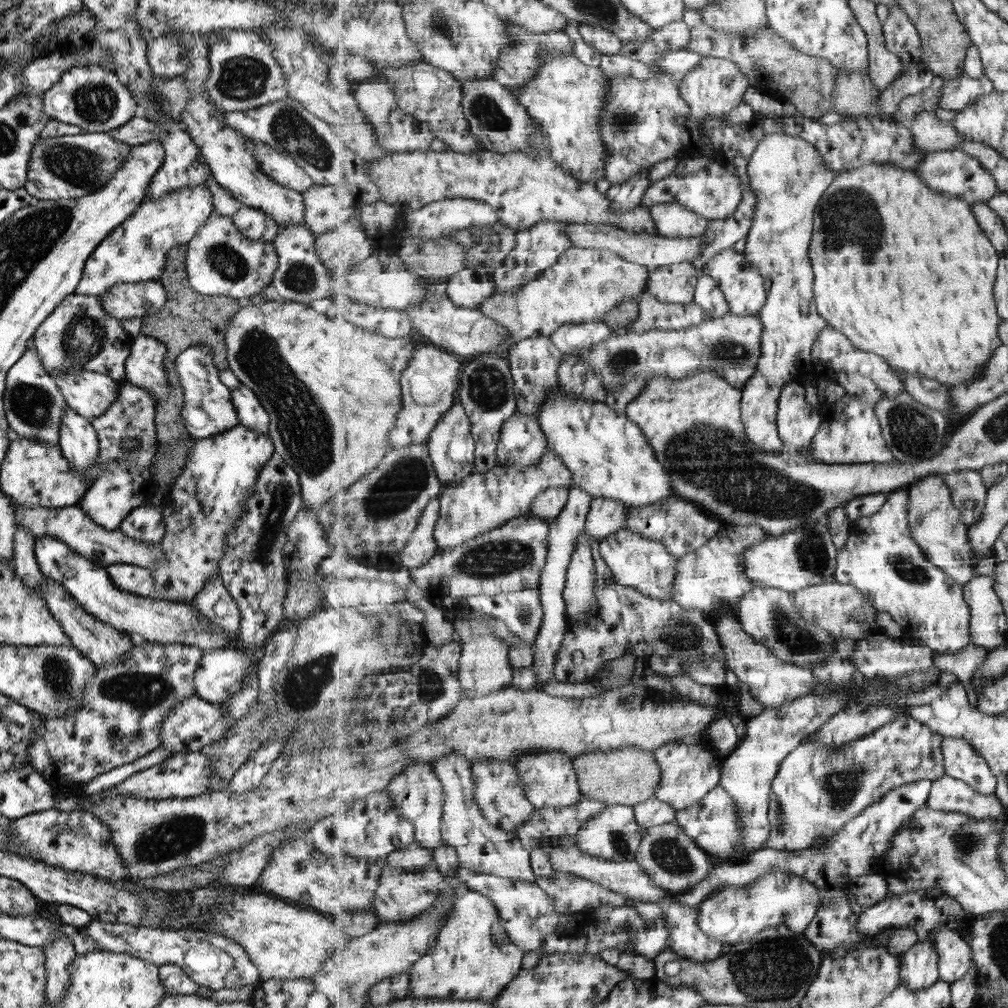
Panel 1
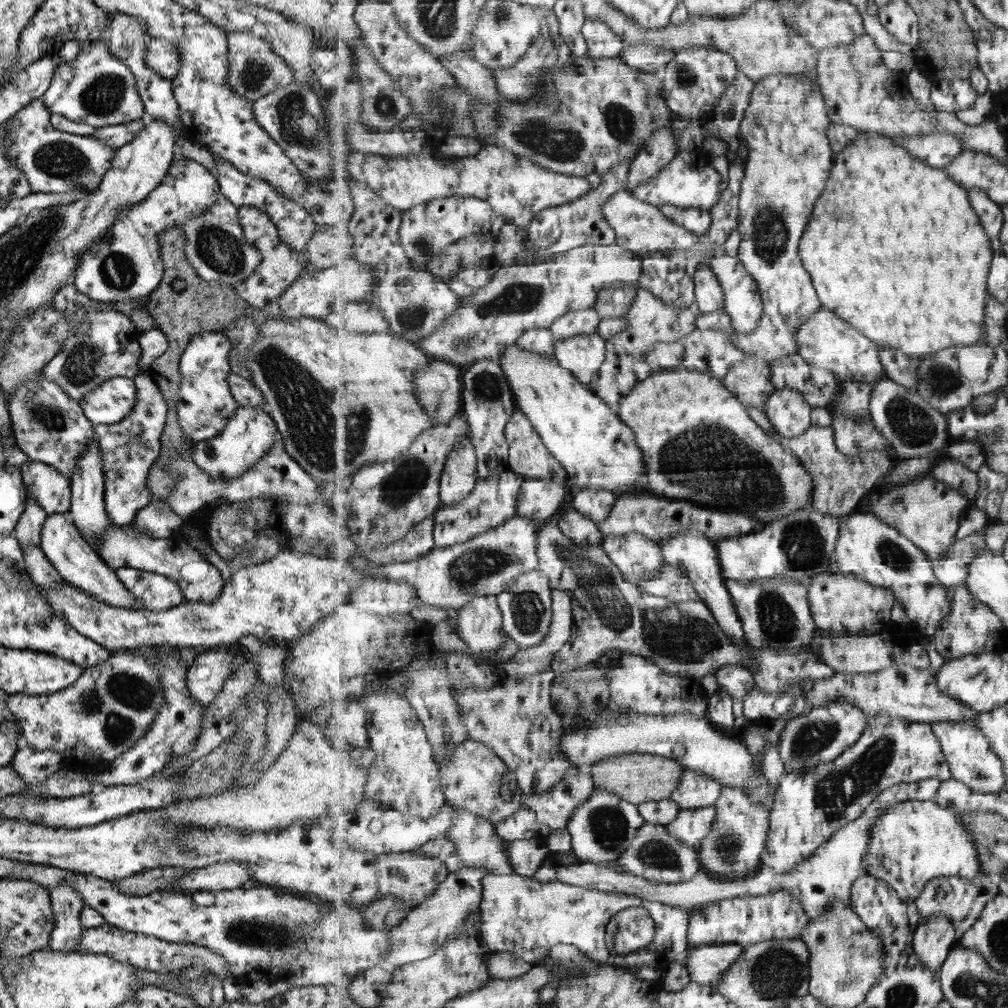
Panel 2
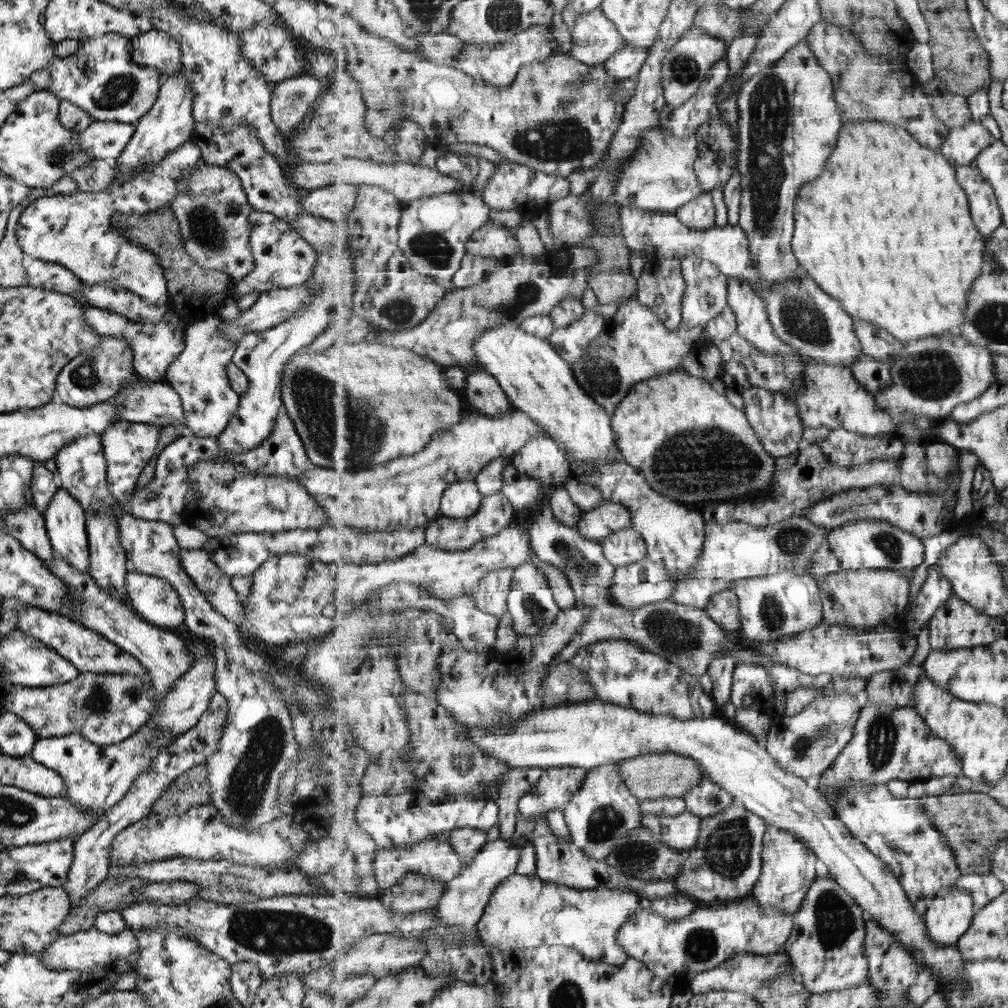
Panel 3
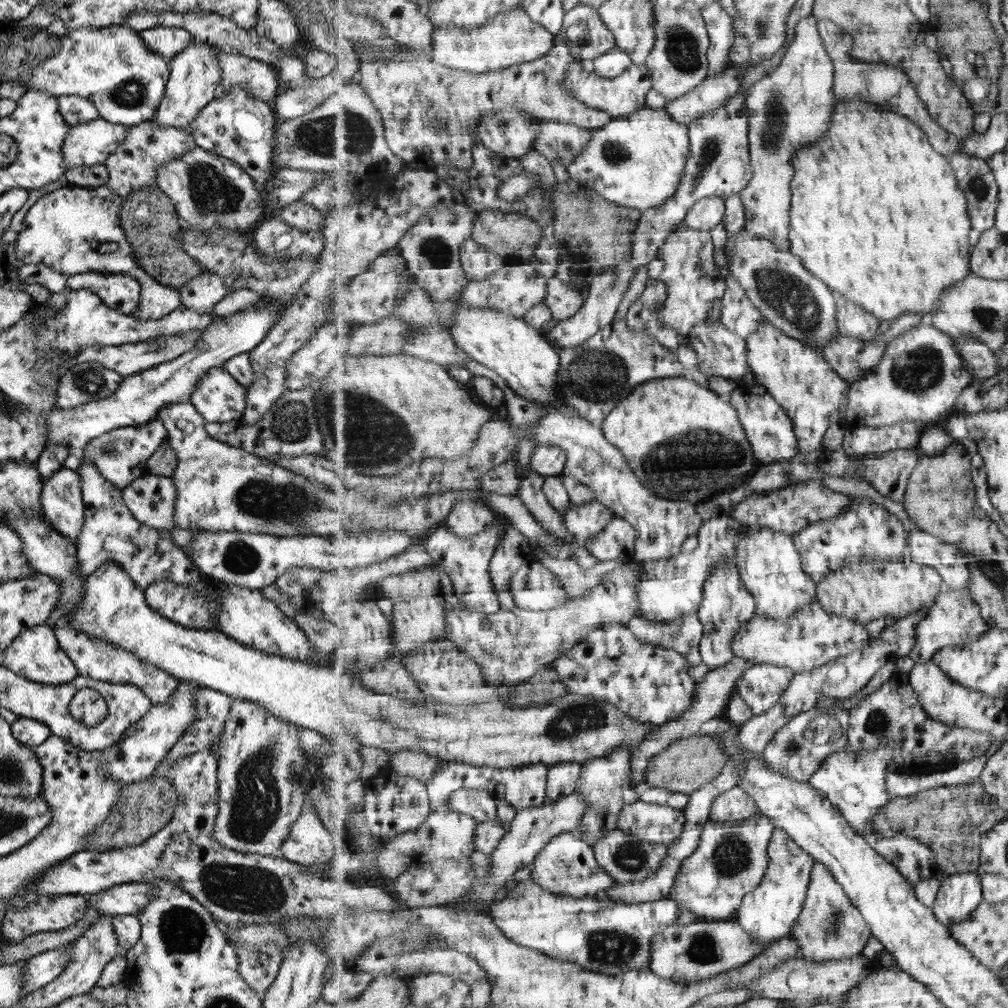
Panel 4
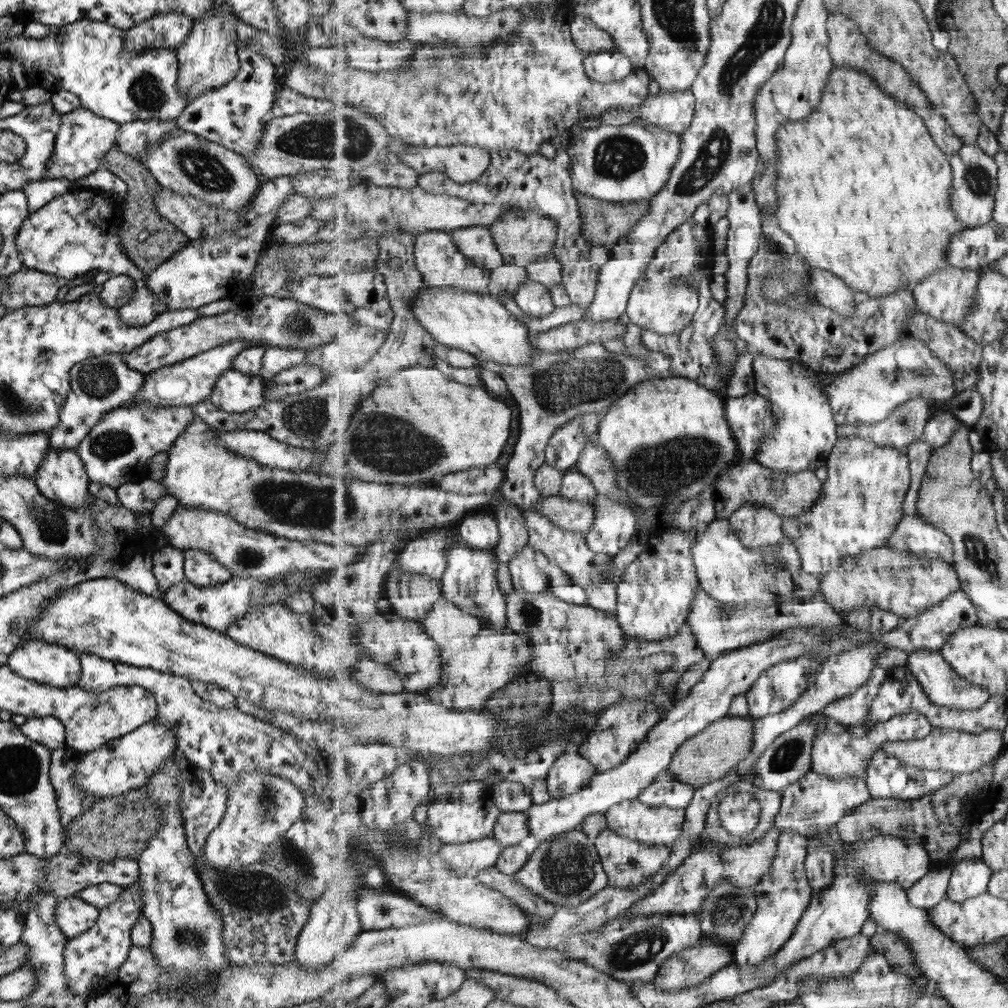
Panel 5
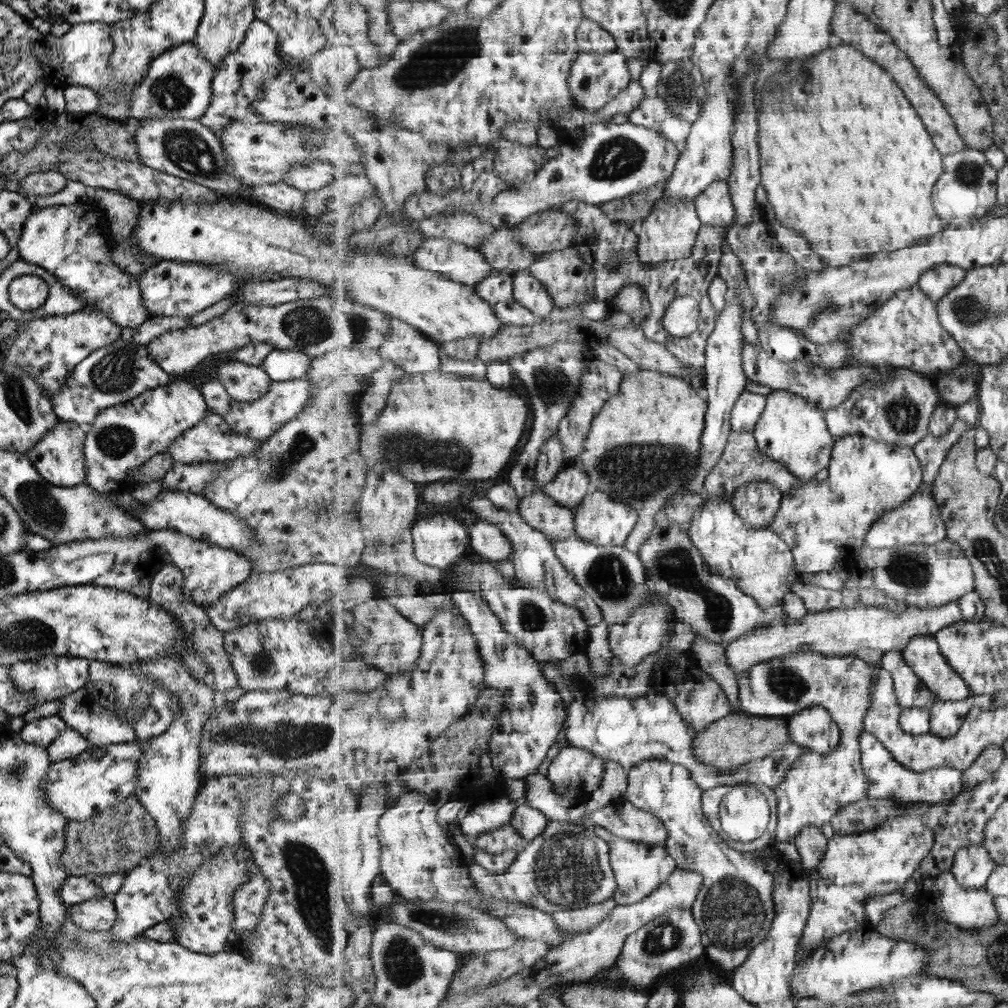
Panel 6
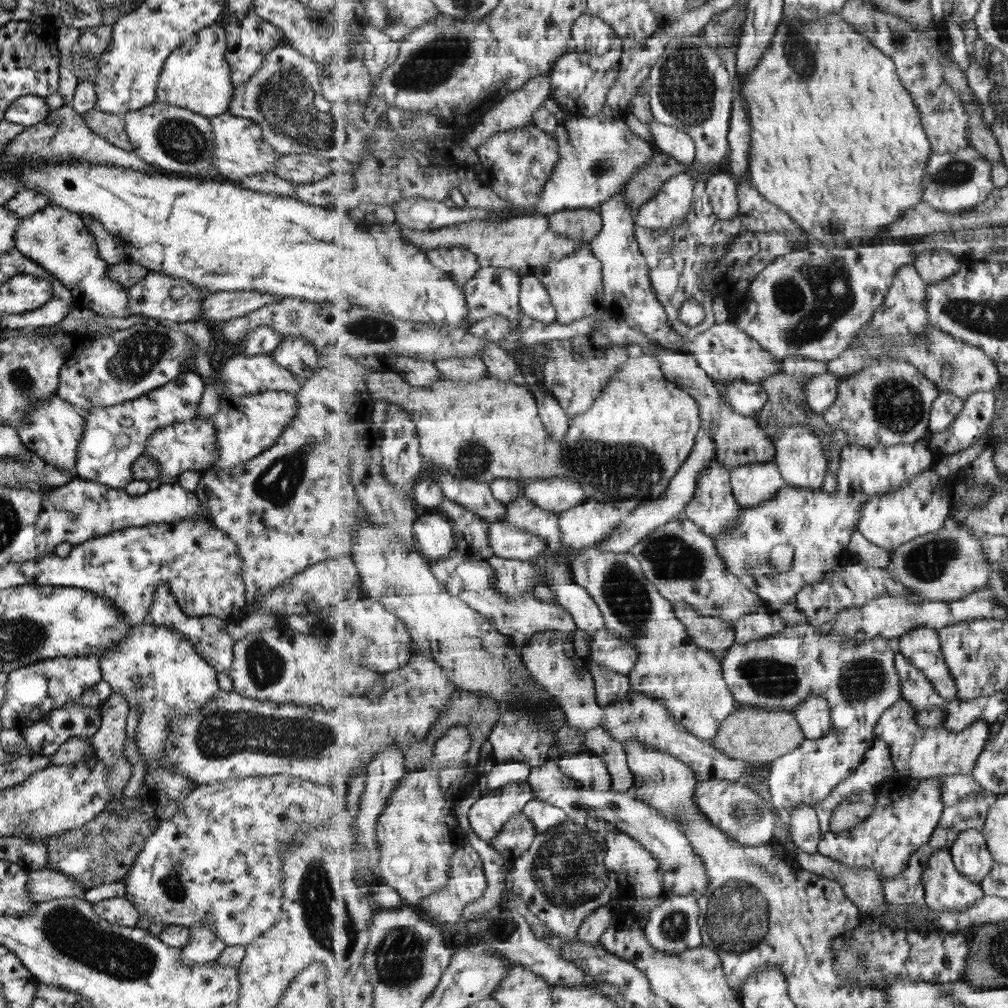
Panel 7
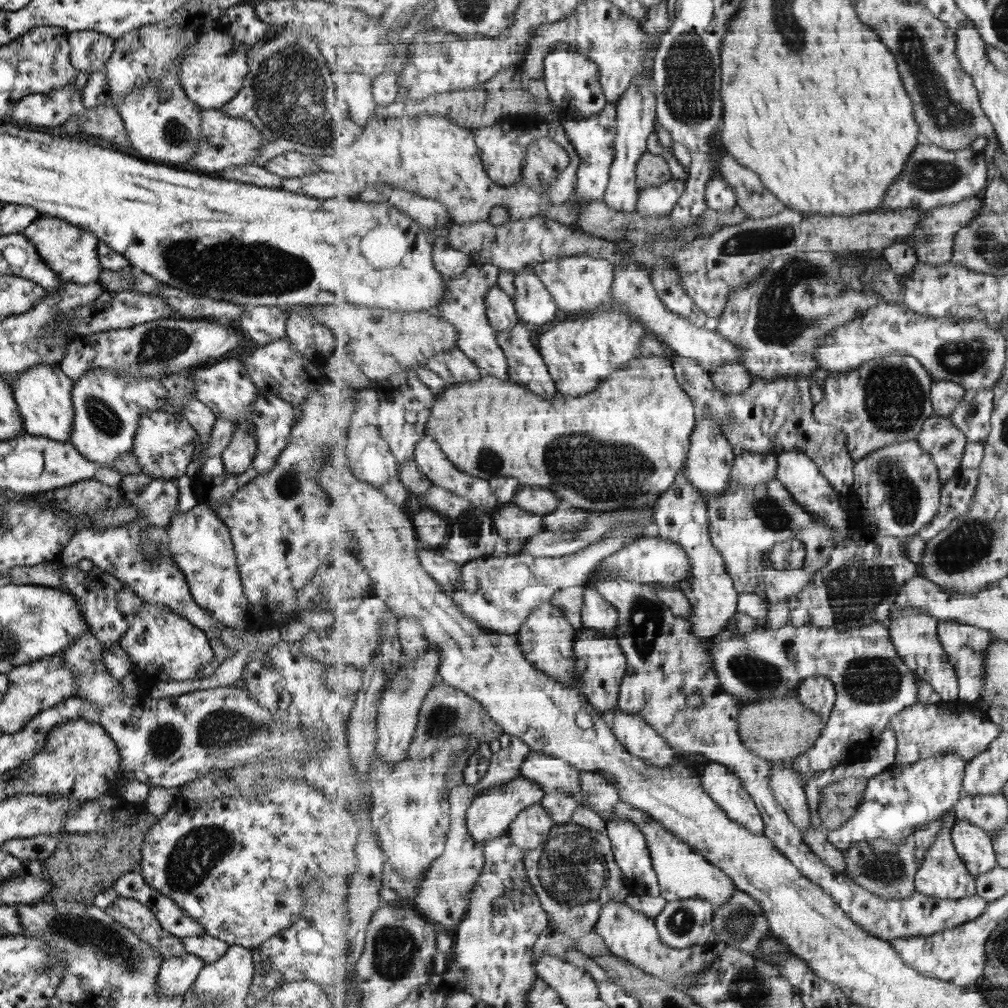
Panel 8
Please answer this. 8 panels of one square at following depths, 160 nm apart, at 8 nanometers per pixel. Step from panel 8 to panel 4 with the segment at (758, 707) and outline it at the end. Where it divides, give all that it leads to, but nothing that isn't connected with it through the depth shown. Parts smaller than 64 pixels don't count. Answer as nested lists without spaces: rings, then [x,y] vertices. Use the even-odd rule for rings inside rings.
[[[707,734],[687,736],[671,743],[663,752],[651,758],[644,774],[645,786],[692,795],[704,784],[717,778],[727,765],[728,756],[724,753],[722,744],[718,742],[716,736]]]

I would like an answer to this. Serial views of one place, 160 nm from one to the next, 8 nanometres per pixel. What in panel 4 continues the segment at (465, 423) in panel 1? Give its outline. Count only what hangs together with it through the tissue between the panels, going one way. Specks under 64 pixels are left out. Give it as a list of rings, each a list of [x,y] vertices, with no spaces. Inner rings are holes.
[[[461,499],[450,508],[445,525],[460,537],[474,537],[492,527],[496,512],[475,499]]]

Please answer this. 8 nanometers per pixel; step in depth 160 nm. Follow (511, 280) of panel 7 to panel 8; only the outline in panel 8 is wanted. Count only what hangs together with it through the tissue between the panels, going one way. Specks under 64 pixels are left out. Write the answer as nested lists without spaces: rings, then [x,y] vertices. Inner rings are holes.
[[[482,262],[472,265],[459,277],[446,281],[446,300],[438,306],[434,313],[447,319],[459,331],[457,349],[465,352],[479,368],[490,377],[510,380],[509,364],[505,352],[498,342],[498,331],[490,323],[487,314],[486,298],[489,291],[499,284],[499,267]]]

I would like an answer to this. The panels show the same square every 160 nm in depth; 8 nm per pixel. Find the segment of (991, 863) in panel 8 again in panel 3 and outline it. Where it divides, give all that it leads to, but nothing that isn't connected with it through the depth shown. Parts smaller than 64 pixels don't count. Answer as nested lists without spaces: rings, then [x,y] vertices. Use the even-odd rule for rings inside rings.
[[[950,888],[946,894],[930,900],[924,916],[928,935],[938,944],[957,946],[963,934],[969,930],[976,909],[971,893]]]

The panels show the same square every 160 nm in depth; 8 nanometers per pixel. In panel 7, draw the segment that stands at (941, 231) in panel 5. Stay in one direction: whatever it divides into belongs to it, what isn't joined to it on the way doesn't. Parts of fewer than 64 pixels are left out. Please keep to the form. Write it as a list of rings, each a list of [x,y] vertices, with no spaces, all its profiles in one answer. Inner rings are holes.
[[[833,13],[815,22],[787,19],[778,26],[772,45],[767,49],[755,70],[739,76],[741,90],[748,102],[752,126],[749,179],[759,192],[811,234],[815,242],[827,248],[849,248],[858,245],[881,244],[880,234],[911,208],[924,201],[924,176],[931,153],[930,137],[922,123],[922,115],[914,97],[900,79],[894,60],[872,44],[871,39],[849,24],[843,15]]]

